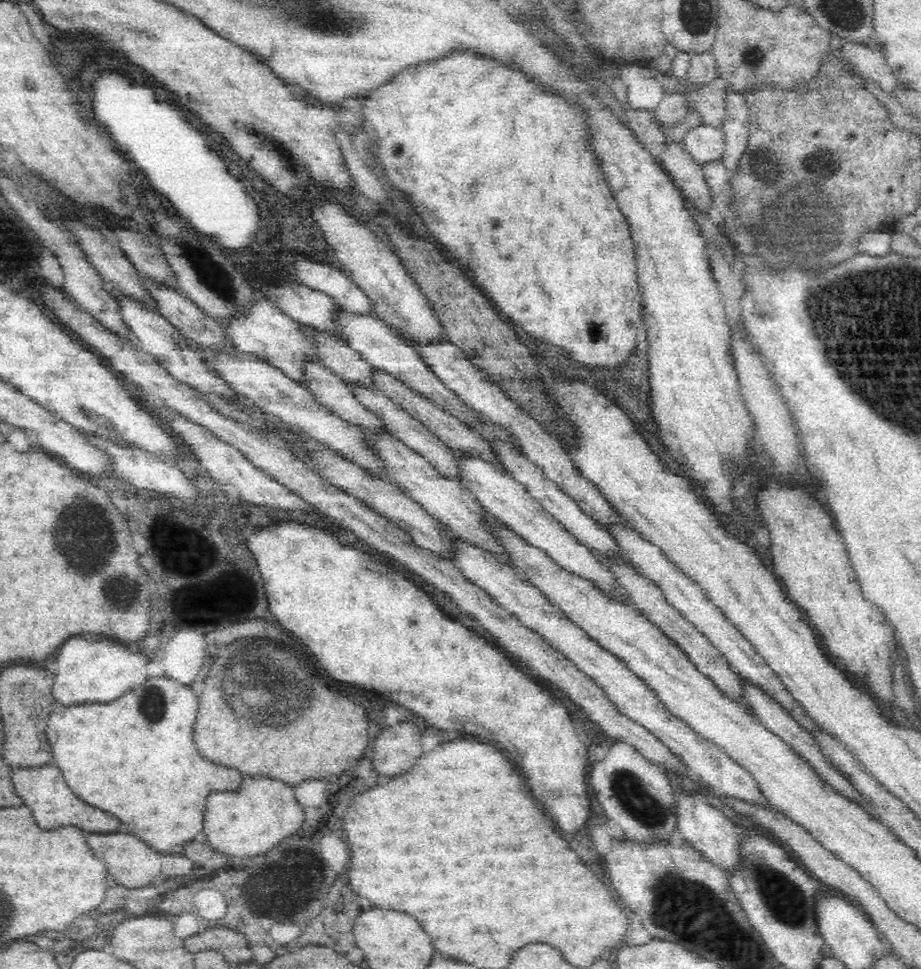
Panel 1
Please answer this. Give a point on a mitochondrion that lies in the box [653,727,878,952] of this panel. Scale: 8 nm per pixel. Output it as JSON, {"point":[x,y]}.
{"point":[786,907]}

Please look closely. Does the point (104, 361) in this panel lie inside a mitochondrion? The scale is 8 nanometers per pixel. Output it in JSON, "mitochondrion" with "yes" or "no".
{"mitochondrion":"no"}

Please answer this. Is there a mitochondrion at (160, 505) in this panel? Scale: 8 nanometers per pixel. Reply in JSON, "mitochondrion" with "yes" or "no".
{"mitochondrion":"no"}

